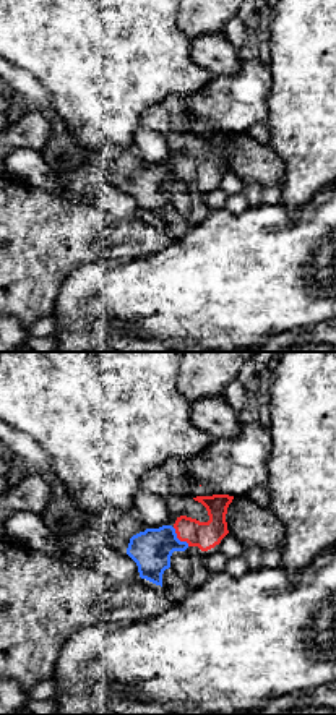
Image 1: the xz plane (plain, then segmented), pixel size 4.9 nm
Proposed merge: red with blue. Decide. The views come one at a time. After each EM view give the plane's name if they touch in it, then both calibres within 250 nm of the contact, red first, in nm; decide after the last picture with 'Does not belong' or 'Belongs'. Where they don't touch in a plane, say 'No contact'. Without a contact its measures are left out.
Touches red in xz. Thickness 140 nm (red) against 200 nm

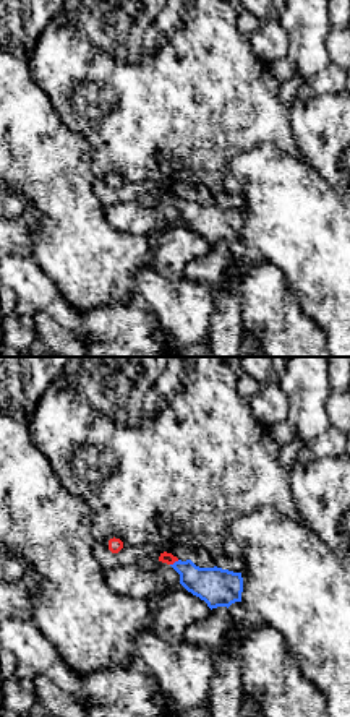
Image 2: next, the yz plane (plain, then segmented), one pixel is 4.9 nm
Touches red in yz. Thickness 60 nm (red) against 190 nm

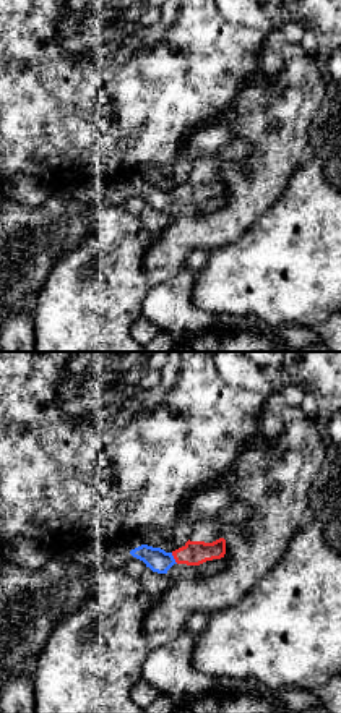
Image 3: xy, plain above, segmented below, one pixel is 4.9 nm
Touches red in xy. Thickness 120 nm (red) against 120 nm

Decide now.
Belongs

